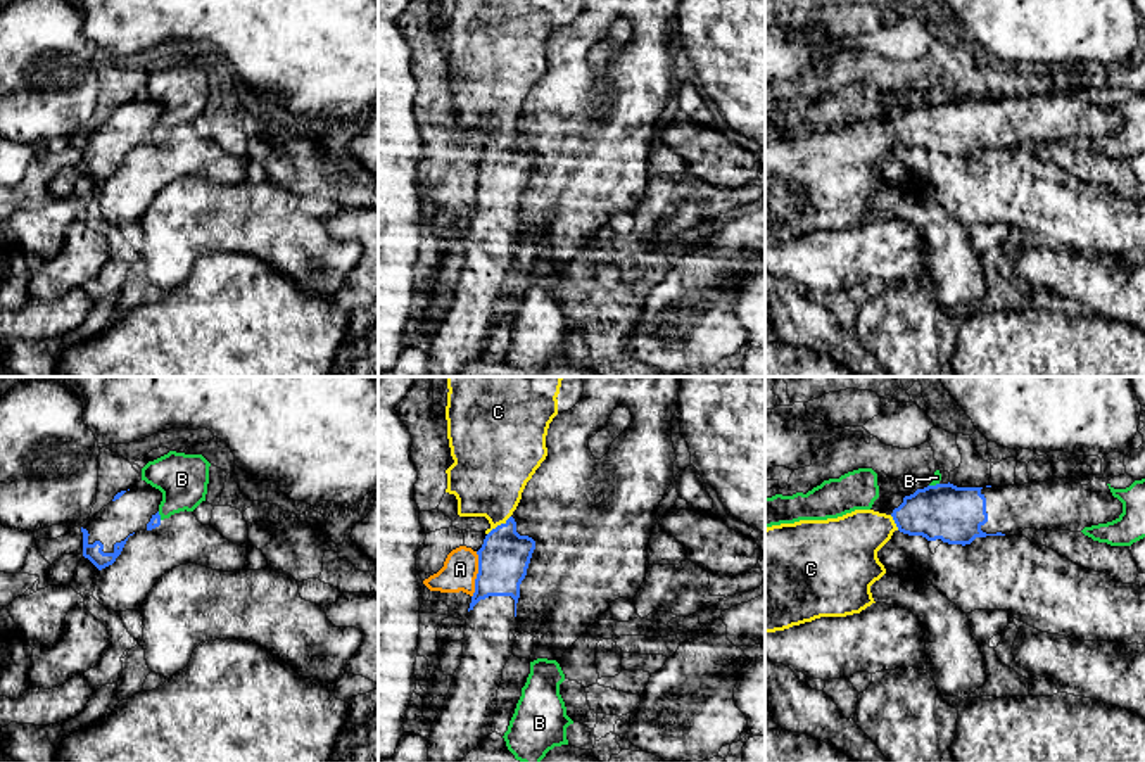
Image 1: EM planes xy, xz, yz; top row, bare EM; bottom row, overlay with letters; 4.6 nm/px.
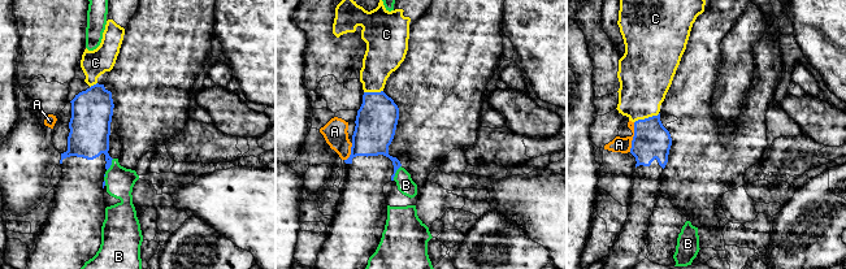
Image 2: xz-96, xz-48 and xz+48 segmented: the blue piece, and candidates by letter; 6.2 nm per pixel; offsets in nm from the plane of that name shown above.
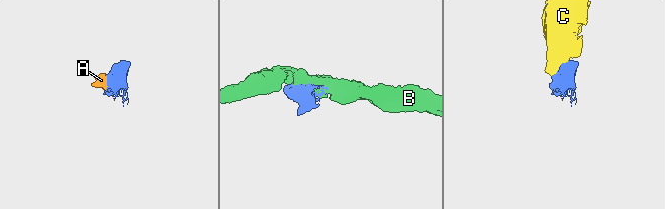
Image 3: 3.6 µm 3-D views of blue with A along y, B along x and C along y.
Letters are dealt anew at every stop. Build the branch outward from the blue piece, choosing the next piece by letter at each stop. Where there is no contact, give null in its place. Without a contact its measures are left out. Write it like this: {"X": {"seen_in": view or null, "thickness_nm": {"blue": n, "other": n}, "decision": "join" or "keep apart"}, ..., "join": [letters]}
{"A": {"seen_in": "xz", "thickness_nm": {"blue": 240, "other": 160}, "decision": "keep apart"}, "B": {"seen_in": "yz", "thickness_nm": {"blue": 260, "other": 50}, "decision": "keep apart"}, "C": {"seen_in": "xz", "thickness_nm": {"blue": 240, "other": 360}, "decision": "join"}, "join": ["C"]}

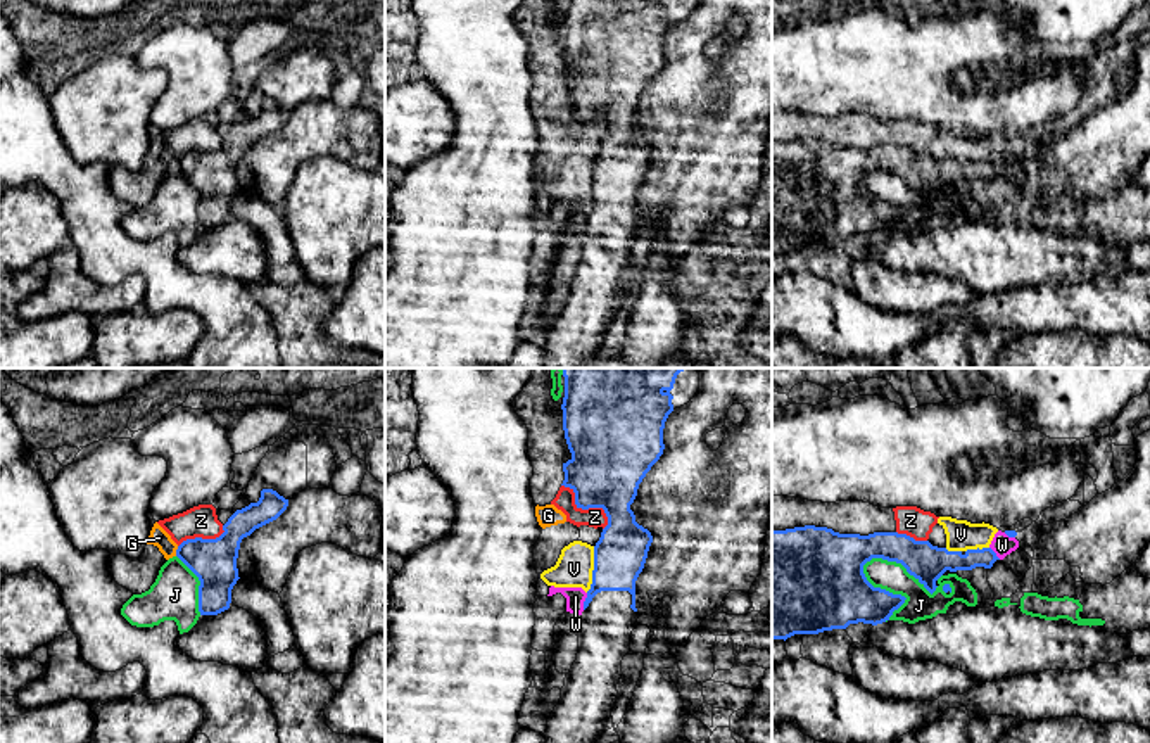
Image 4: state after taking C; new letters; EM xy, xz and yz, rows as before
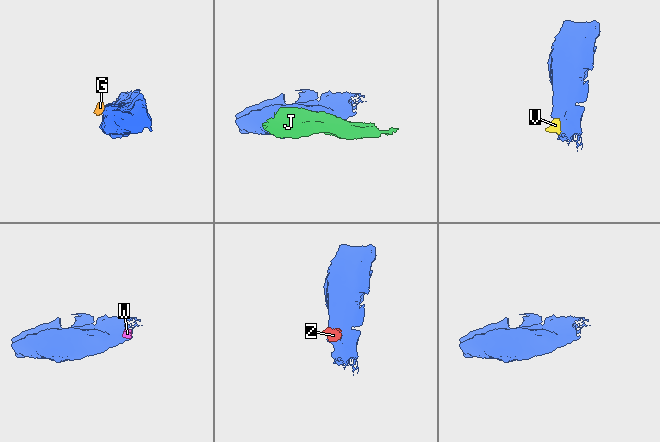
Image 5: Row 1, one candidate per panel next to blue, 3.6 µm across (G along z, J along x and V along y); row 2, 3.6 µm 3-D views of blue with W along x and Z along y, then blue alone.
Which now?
{"G": {"seen_in": "xy", "thickness_nm": {"blue": 200, "other": 90}, "decision": "keep apart"}, "J": {"seen_in": "yz", "thickness_nm": {"blue": 180, "other": 140}, "decision": "keep apart"}, "V": {"seen_in": "xz", "thickness_nm": {"blue": 240, "other": 180}, "decision": "keep apart"}, "W": {"seen_in": "xz", "thickness_nm": {"blue": 240, "other": 90}, "decision": "keep apart"}, "Z": {"seen_in": "xz", "thickness_nm": {"blue": 360, "other": 100}, "decision": "keep apart"}, "join": []}

